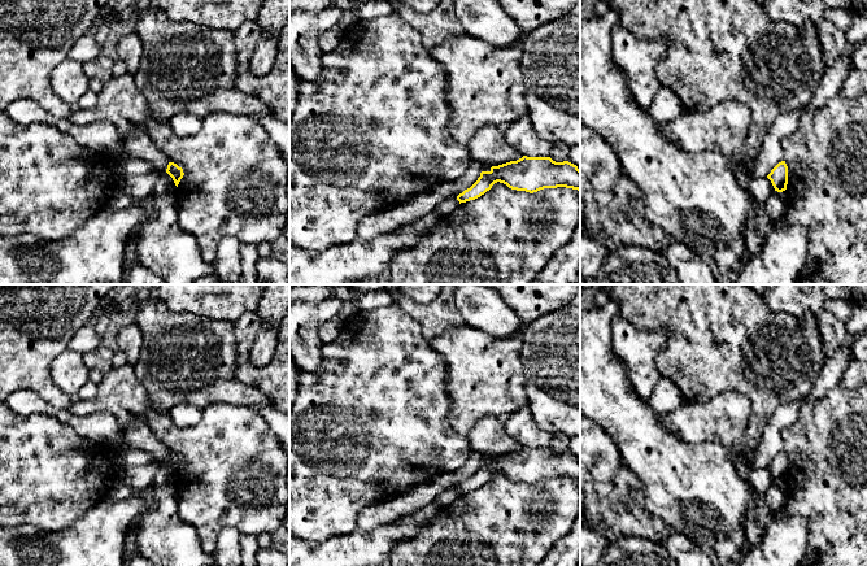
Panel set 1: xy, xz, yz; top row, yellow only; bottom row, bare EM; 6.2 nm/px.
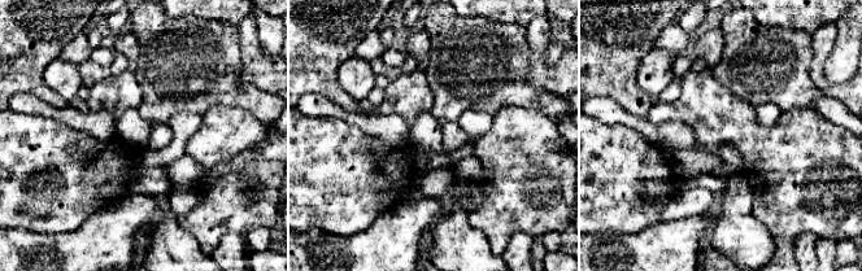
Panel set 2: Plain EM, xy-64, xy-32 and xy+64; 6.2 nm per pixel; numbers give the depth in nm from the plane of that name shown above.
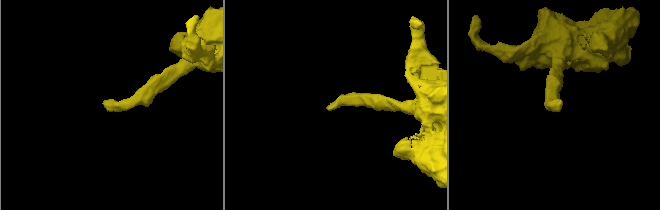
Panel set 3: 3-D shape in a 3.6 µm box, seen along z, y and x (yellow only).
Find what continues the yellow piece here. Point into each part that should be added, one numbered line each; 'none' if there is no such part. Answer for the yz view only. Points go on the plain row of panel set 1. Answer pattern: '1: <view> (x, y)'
none

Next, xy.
none

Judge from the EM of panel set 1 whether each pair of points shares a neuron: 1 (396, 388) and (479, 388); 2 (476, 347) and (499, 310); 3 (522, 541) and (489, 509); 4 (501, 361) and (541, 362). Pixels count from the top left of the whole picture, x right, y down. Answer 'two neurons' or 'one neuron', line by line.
1: two neurons
2: two neurons
3: one neuron
4: two neurons

